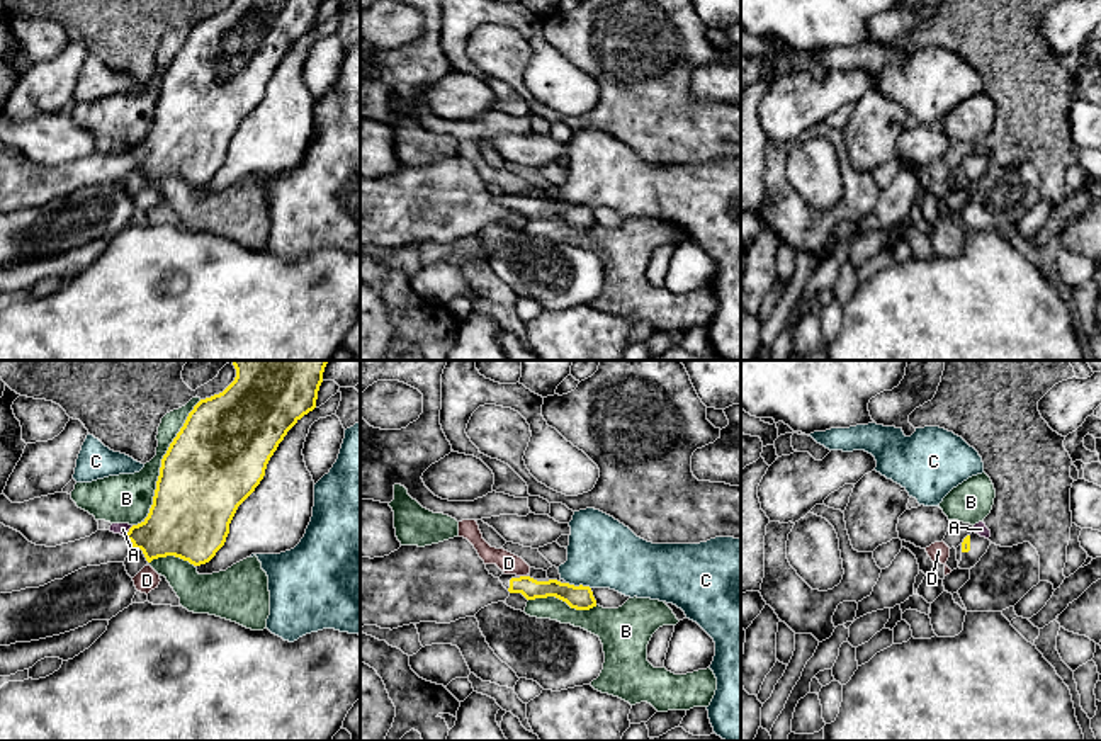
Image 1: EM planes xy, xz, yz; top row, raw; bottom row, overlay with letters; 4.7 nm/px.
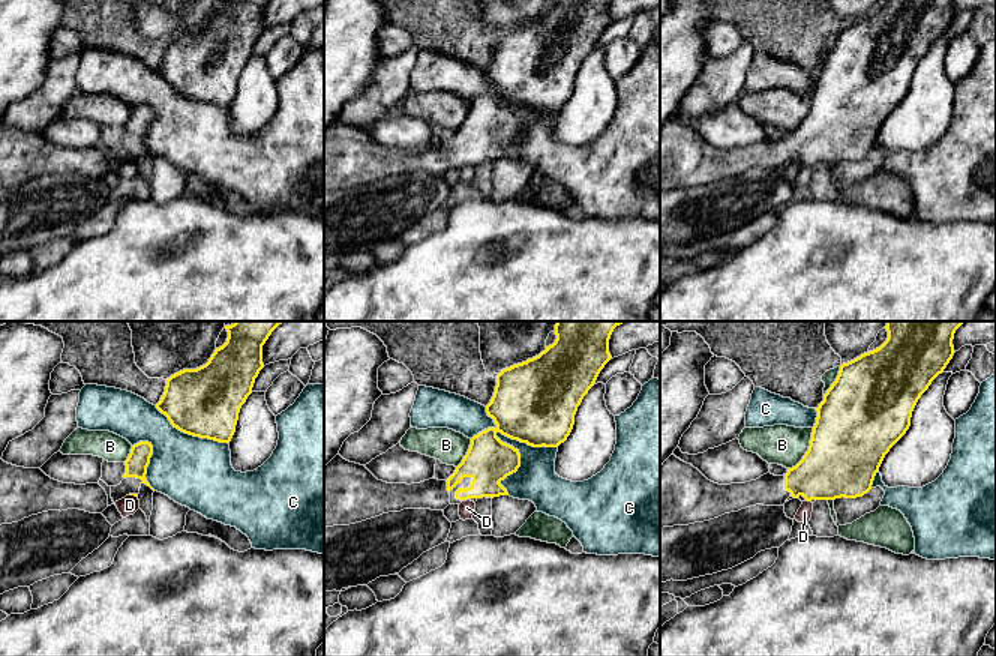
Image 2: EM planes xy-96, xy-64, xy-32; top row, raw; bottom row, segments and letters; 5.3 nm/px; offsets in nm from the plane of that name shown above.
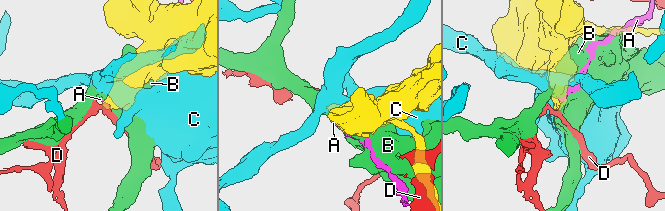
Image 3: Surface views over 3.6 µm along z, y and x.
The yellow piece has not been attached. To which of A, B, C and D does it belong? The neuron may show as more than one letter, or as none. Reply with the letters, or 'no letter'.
no letter

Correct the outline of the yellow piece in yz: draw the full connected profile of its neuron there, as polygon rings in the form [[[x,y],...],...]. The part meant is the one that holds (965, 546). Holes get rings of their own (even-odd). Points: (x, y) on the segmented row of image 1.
[[[972,532],[962,542],[962,561],[958,564],[960,569],[974,568],[980,557],[987,552],[991,540],[980,537],[979,534]]]

